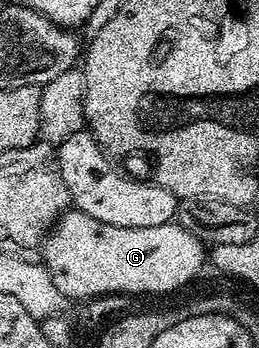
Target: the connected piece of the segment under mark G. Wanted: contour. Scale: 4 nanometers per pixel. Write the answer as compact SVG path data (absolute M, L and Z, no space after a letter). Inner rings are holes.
M68 208L63 211L63 214L59 217L58 222L51 227L50 234L43 240L41 247L42 265L47 267L49 276L53 280L53 284L57 284L57 292L61 292L64 299L71 300L71 298L81 298L80 300L90 300L92 298L99 298L106 294L136 294L138 290L145 289L145 282L157 282L161 280L161 276L173 276L175 272L189 272L191 270L202 271L205 266L205 246L200 238L196 234L191 234L185 228L179 226L174 221L166 222L165 224L157 224L157 228L117 228L113 224L105 224L101 220L93 220L93 216L89 216L85 212L76 210L74 208Z

